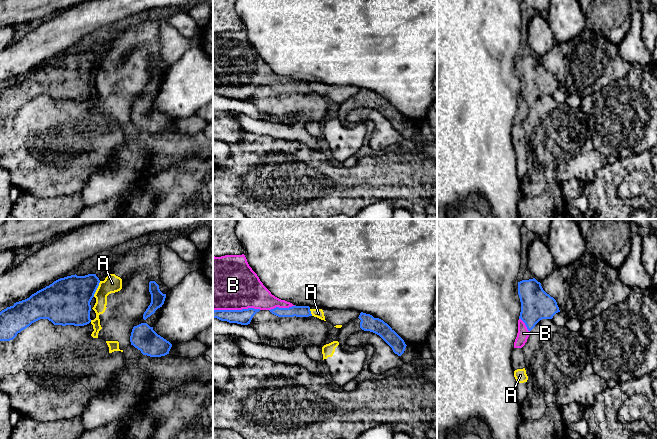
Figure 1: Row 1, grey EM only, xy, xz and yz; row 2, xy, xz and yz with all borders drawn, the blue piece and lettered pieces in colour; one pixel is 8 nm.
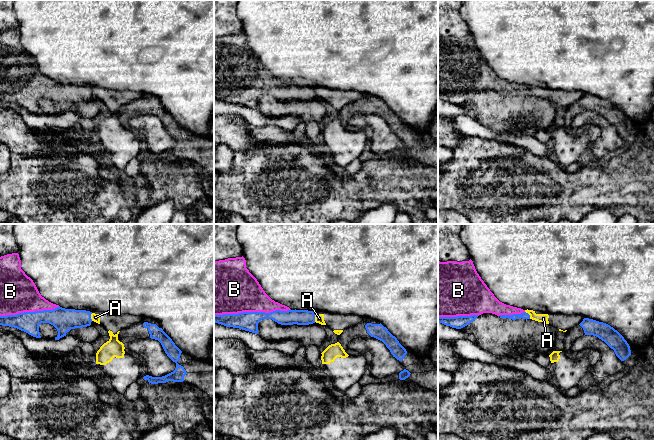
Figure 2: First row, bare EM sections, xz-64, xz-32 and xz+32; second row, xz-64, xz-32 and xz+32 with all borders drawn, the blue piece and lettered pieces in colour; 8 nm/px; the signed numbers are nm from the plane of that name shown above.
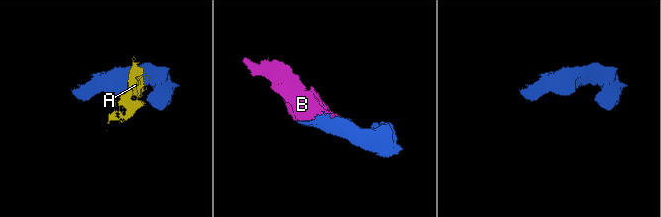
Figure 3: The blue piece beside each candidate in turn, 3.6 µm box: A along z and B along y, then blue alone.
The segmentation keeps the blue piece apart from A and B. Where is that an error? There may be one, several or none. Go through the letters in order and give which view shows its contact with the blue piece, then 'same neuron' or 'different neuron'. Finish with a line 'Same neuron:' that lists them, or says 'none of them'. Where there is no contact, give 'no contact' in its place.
A: contact in xy; different neuron
B: contact in xz; same neuron
Same neuron: B

